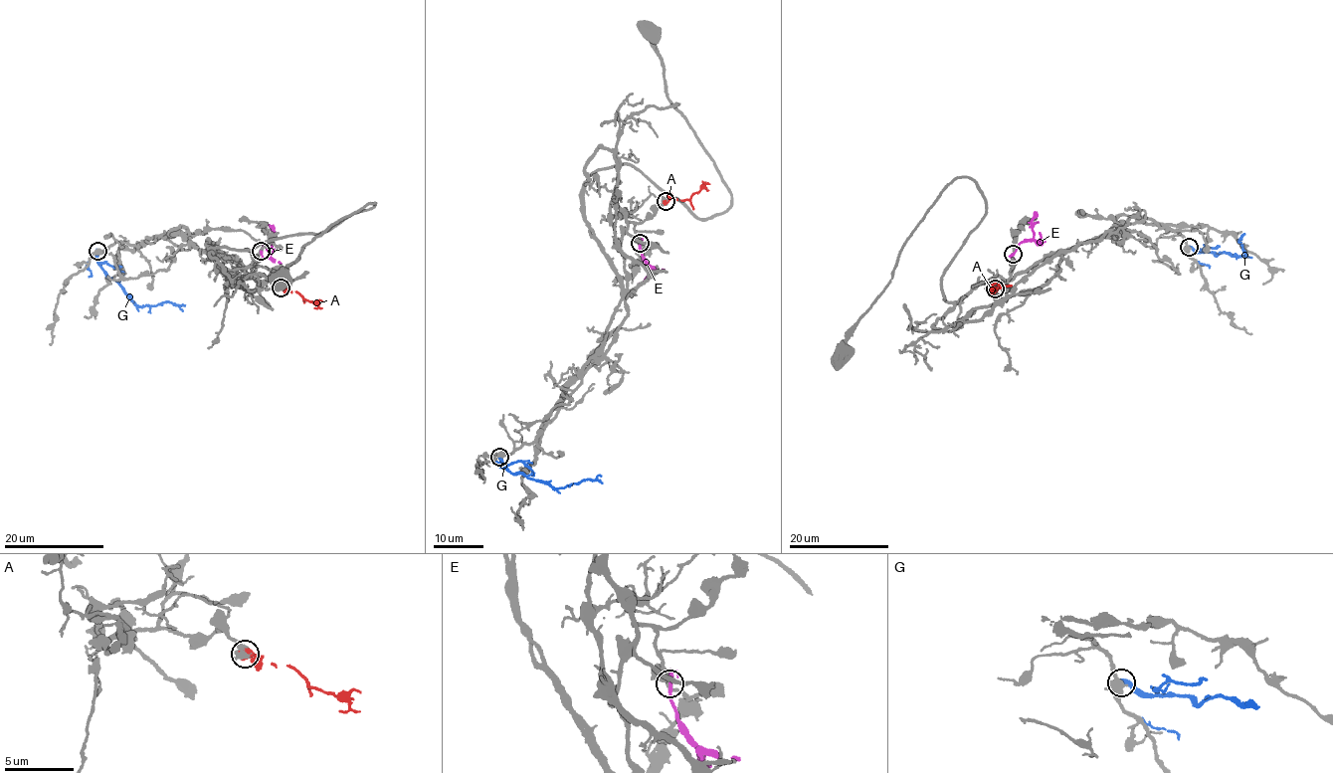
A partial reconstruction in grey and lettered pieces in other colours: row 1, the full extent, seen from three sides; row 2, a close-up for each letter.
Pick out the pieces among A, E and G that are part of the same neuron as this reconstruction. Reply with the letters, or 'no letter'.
A

